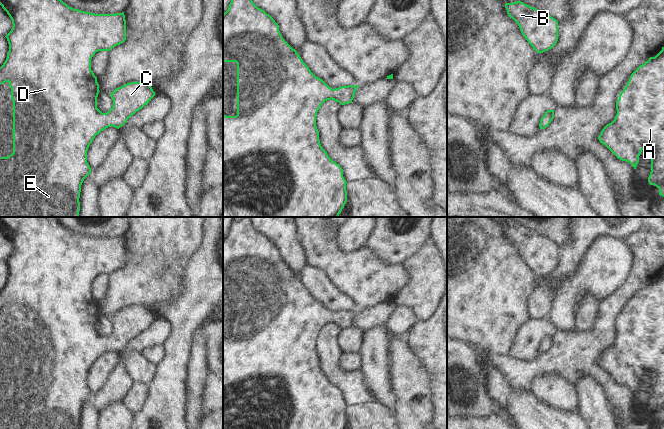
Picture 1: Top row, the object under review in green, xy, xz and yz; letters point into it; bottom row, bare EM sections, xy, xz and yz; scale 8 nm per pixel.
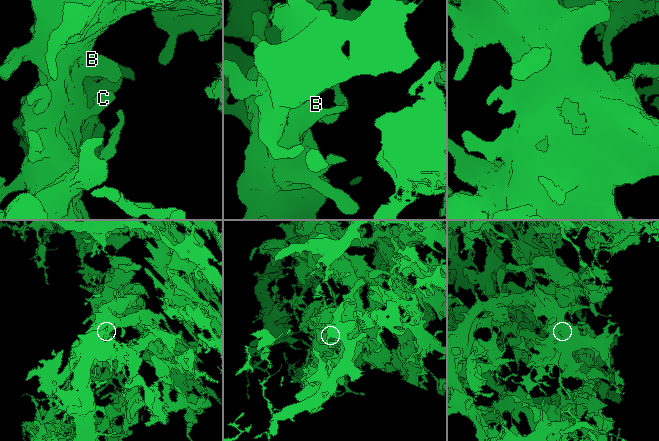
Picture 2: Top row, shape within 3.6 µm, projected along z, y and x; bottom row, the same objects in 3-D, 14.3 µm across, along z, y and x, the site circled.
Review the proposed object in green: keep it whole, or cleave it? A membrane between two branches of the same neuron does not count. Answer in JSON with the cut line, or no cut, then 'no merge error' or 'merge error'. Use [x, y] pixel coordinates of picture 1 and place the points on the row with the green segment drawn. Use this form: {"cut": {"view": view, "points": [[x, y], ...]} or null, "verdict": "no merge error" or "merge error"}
{"cut": null, "verdict": "no merge error"}

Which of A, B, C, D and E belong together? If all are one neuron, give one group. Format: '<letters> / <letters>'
A B C D E

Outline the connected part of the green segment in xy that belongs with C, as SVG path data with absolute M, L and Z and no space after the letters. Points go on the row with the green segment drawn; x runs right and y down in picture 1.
M0 0L0 5L12 20L12 29L5 36L9 44L7 58L0 67L0 85L9 83L11 99L13 100L13 153L8 157L0 157L0 217L79 217L80 192L84 179L91 173L87 162L87 150L98 135L104 129L113 126L122 127L127 120L137 111L147 105L155 96L152 87L145 82L130 82L116 88L110 93L113 106L107 113L102 113L97 108L99 84L97 77L91 70L91 59L98 51L110 51L126 40L126 20L124 12L116 14L95 14L69 7L62 0Z

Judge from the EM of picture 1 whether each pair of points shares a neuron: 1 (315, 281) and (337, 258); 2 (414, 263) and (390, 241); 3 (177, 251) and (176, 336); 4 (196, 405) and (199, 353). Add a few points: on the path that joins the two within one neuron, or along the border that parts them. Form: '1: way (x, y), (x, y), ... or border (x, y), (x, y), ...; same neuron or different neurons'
1: border (307, 264), (321, 269), (339, 289); different neurons
2: border (425, 241), (403, 263); different neurons
3: border (183, 274), (182, 290), (158, 308), (163, 316); different neurons
4: way (196, 392), (197, 366); same neuron

